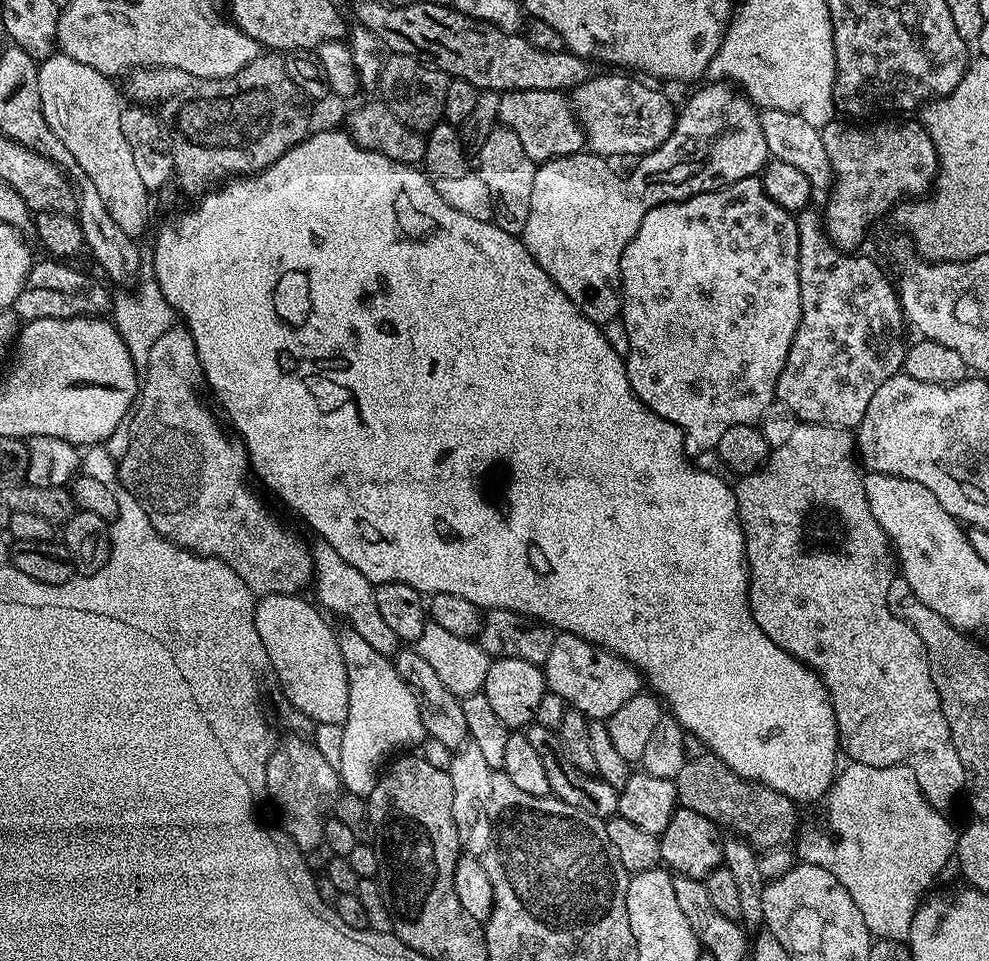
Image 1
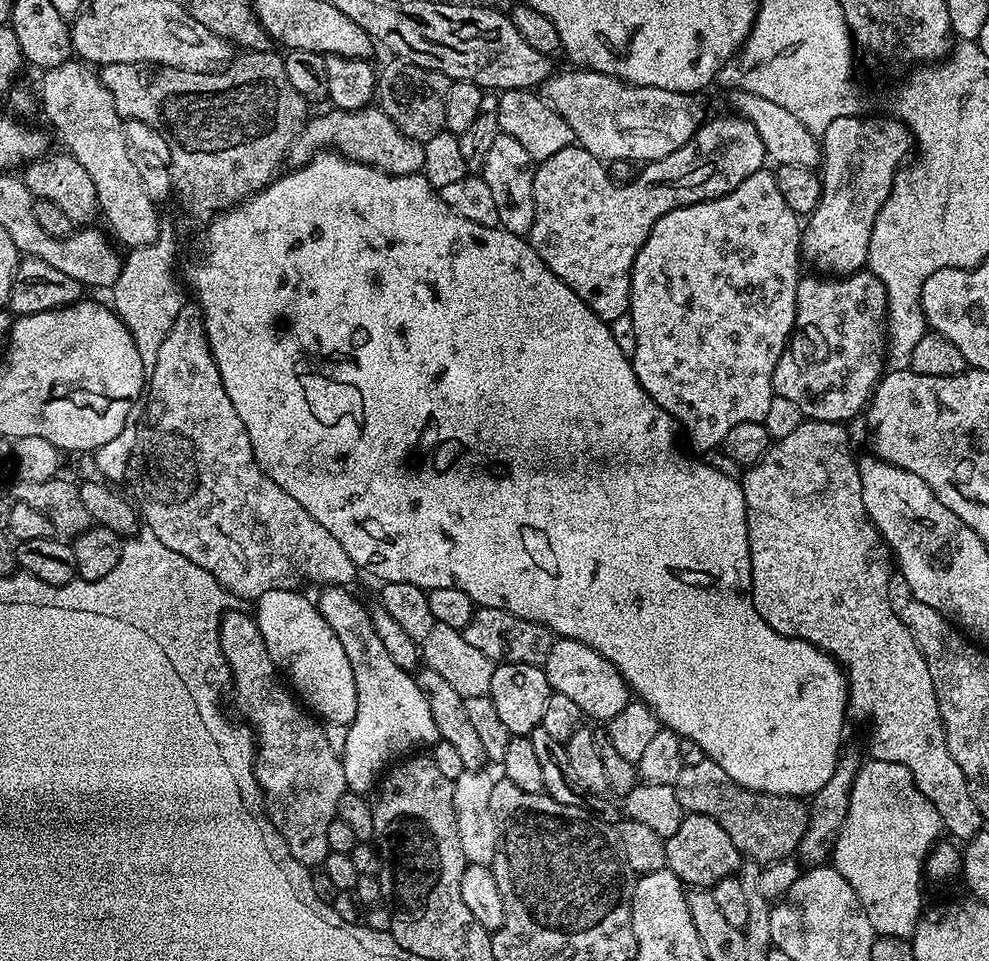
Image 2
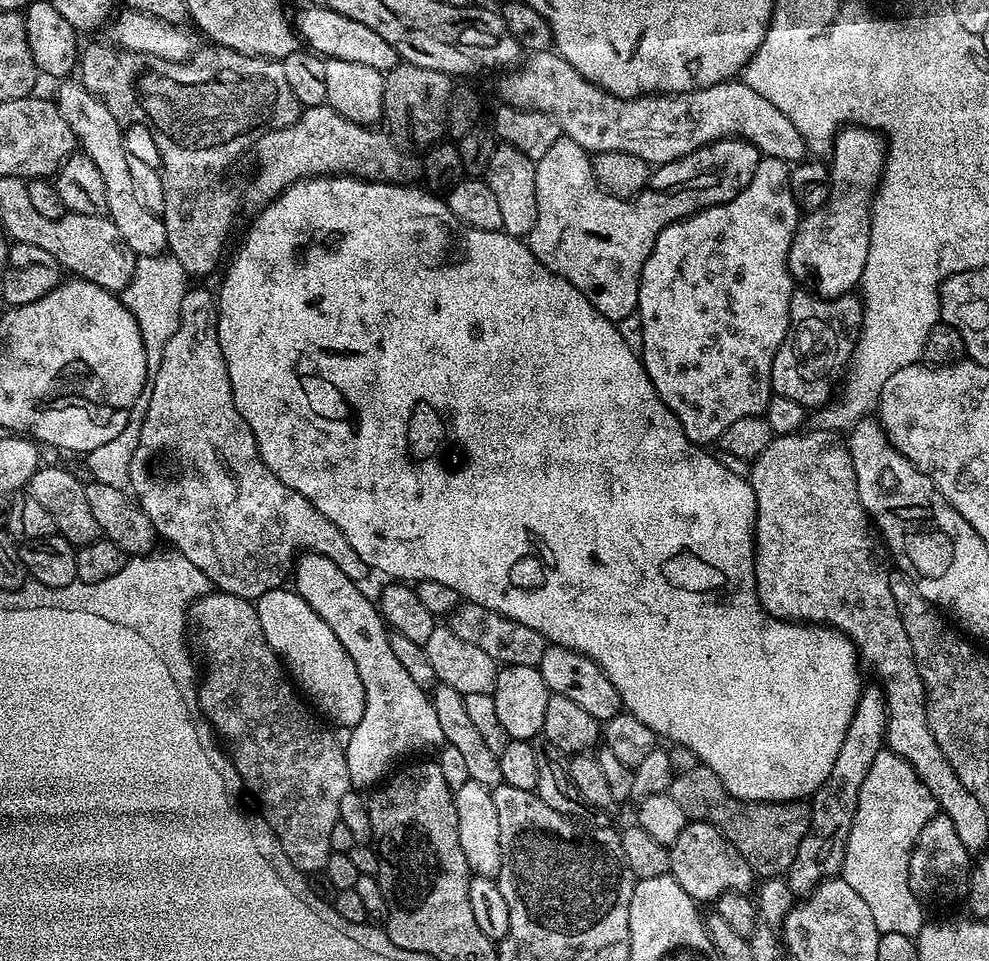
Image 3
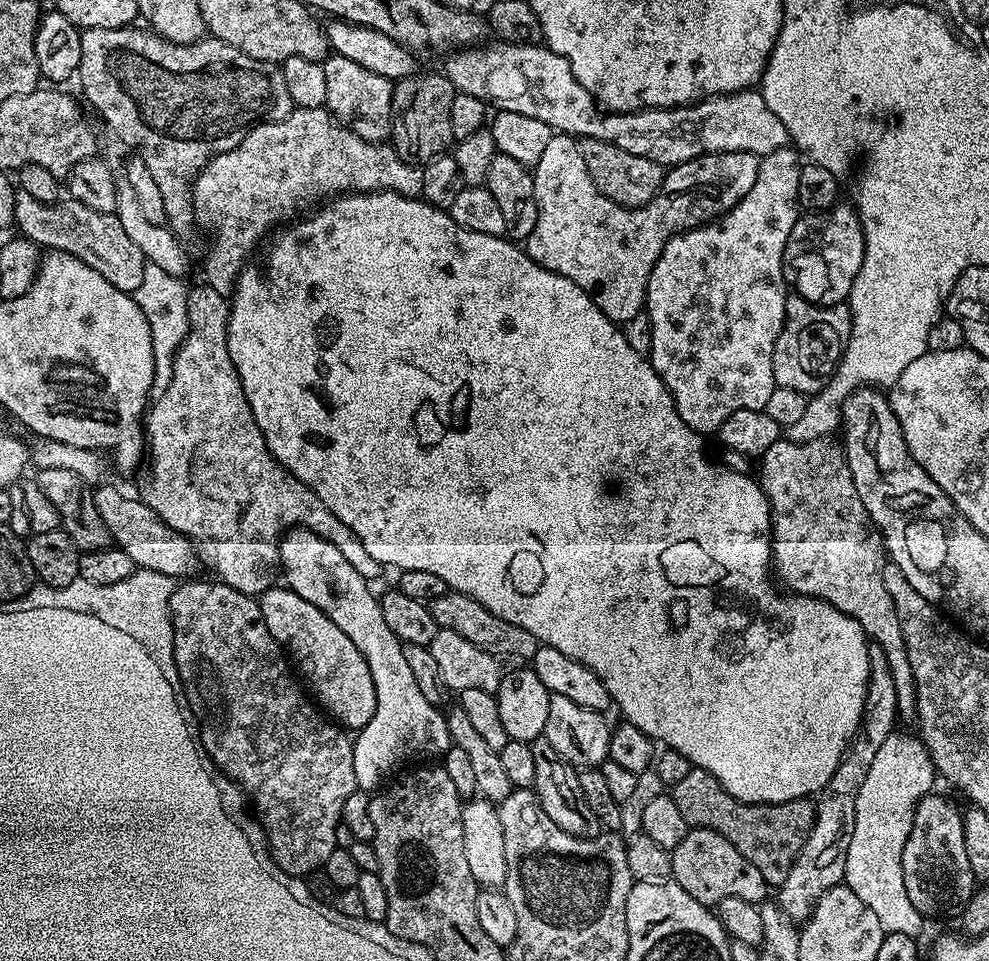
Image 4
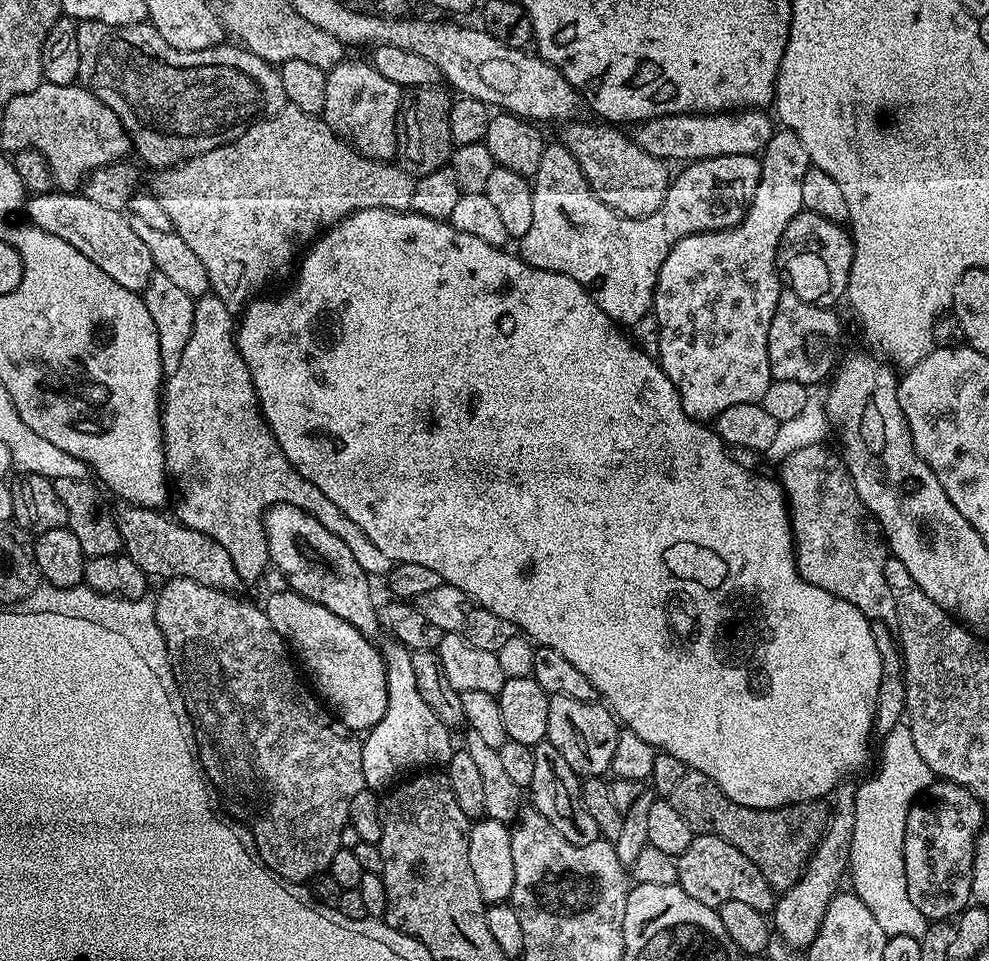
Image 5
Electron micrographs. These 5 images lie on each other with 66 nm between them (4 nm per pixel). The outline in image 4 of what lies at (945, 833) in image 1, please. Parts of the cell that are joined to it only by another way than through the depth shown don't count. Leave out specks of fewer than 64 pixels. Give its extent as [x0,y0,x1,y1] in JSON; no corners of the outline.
[844,734,938,937]

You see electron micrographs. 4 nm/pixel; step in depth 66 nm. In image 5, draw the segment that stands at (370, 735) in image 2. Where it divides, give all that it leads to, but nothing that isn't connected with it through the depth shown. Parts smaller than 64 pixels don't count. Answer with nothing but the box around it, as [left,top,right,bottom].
[262,504,454,790]

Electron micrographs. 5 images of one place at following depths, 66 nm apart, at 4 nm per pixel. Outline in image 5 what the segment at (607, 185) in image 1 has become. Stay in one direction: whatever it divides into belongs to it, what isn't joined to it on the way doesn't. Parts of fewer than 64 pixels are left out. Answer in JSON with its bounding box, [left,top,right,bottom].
[518,142,760,326]

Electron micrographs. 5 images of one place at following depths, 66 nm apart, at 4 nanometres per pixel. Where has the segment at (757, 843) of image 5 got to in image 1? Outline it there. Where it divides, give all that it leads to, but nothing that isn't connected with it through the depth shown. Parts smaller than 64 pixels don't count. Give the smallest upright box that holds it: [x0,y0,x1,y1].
[675,754,802,850]

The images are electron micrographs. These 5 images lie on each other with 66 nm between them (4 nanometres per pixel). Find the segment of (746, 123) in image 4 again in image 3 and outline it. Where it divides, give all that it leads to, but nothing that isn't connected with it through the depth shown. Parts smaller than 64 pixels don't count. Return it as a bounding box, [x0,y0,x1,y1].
[500,51,806,166]

